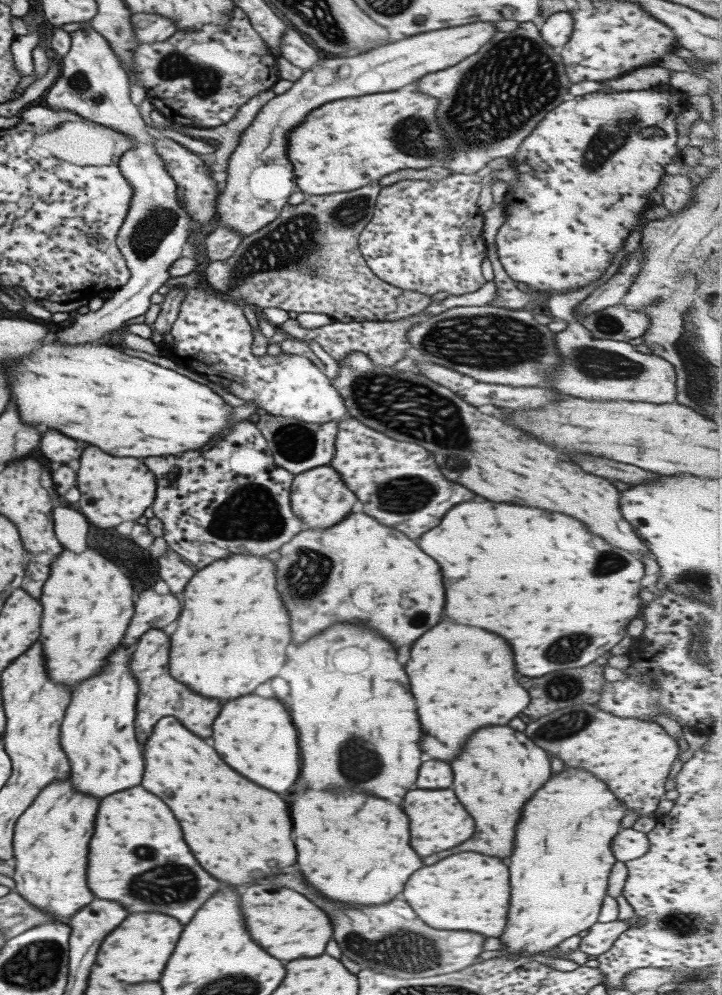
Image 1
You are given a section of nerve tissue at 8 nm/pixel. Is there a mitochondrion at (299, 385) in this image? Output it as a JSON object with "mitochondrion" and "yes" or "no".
{"mitochondrion":"no"}

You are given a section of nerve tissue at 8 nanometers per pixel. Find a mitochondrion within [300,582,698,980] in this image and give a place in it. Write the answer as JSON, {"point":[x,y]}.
{"point":[402,949]}

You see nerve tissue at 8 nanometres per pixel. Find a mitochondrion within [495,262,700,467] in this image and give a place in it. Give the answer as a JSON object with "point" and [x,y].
{"point":[594,363]}

